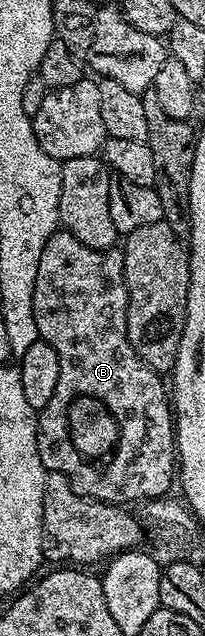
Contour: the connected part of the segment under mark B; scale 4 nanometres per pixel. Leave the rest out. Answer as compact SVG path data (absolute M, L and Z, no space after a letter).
M56 231L46 242L46 250L42 250L42 258L38 262L38 278L34 282L34 294L32 295L32 309L34 310L34 322L39 339L44 340L58 354L58 386L54 390L54 398L46 402L46 406L38 412L38 431L36 441L40 457L48 472L61 472L68 477L73 490L90 500L101 500L104 504L131 505L131 500L147 502L163 497L164 492L171 484L174 484L174 473L178 468L178 453L176 450L176 429L174 427L174 412L170 407L170 396L166 391L166 384L162 381L161 373L153 370L149 364L144 364L142 358L130 346L126 318L128 317L128 283L124 277L124 253L119 247L91 248L78 238L74 238L69 232Z

